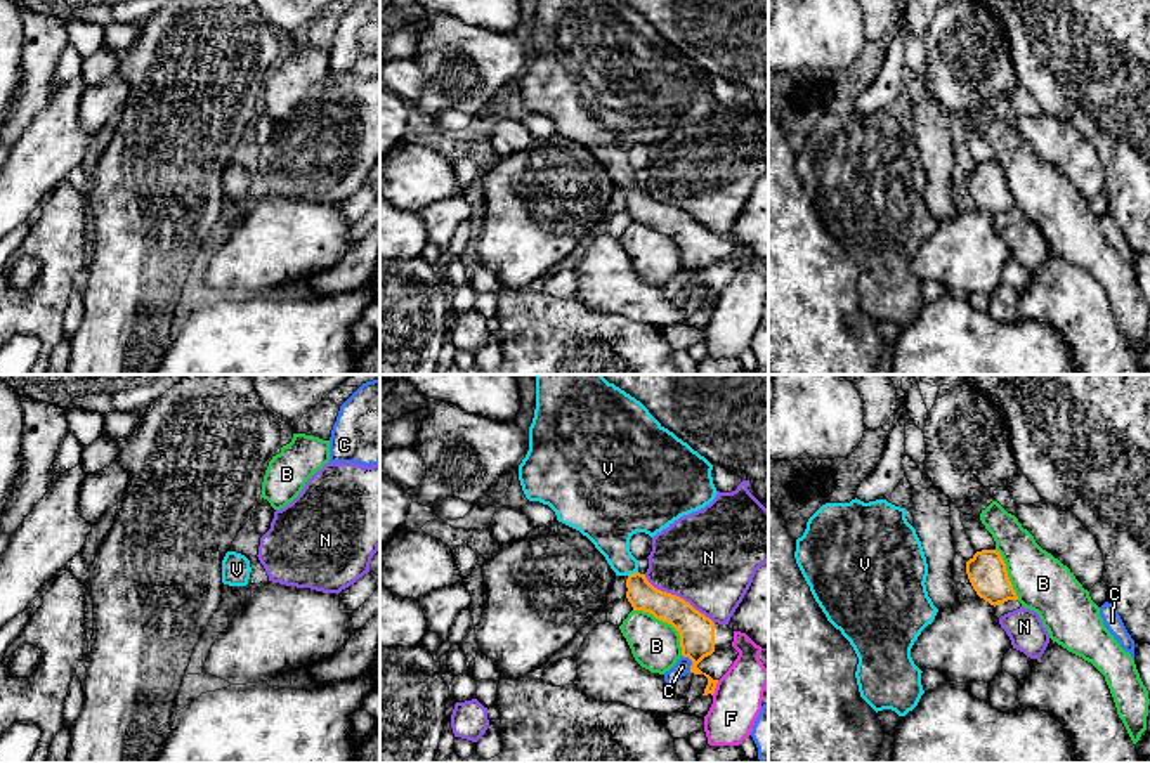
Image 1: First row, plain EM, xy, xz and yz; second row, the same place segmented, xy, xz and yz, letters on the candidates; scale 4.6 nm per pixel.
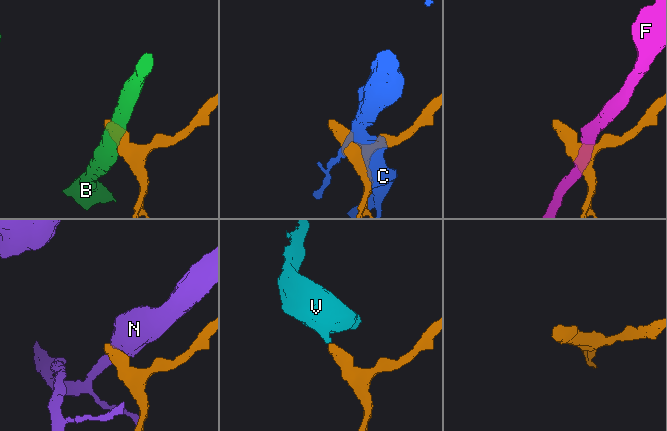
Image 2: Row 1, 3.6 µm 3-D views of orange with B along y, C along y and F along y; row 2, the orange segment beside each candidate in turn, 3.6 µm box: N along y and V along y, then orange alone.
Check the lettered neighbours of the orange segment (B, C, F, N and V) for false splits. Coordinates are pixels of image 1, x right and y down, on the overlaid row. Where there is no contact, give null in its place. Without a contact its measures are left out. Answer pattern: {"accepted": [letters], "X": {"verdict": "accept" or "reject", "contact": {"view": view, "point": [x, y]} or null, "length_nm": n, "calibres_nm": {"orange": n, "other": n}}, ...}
{"accepted": ["V"], "B": {"verdict": "reject", "contact": {"view": "xz", "point": [666, 621]}, "length_nm": 320, "calibres_nm": {"orange": 160, "other": 220}}, "C": {"verdict": "reject", "contact": {"view": "xz", "point": [692, 663]}, "length_nm": 100, "calibres_nm": {"orange": 160, "other": 70}}, "F": {"verdict": "reject", "contact": {"view": "xz", "point": [715, 687]}, "length_nm": 80, "calibres_nm": {"orange": 160, "other": 220}}, "N": {"verdict": "reject", "contact": {"view": "xz", "point": [679, 597]}, "length_nm": 400, "calibres_nm": {"orange": 160, "other": 440}}, "V": {"verdict": "accept", "contact": {"view": "xz", "point": [632, 574]}, "length_nm": 50, "calibres_nm": {"orange": 140, "other": 220}}}

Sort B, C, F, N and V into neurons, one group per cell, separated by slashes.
B / C / F / N / V

